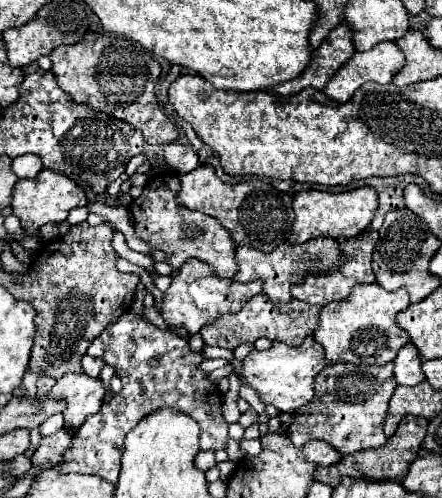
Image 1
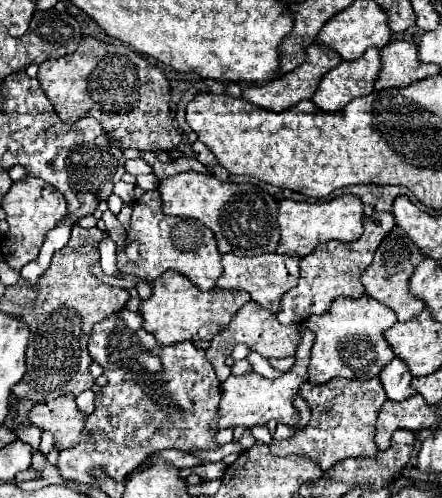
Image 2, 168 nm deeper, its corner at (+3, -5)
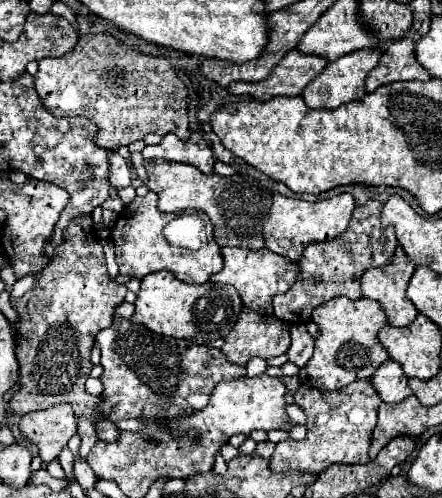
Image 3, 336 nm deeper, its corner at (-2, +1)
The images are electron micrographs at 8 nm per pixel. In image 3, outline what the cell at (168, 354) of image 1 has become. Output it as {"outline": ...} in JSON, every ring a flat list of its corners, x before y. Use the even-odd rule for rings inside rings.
{"outline":[[121,302,115,308,113,324,95,336,95,346,101,350,101,382,105,386,97,406,101,420,117,422,123,418,189,416,208,404,211,392,219,382,247,375,245,367,231,364,218,350,224,339,217,340,215,348,207,348,189,340,153,334,143,326,131,324,131,316,133,304]]}

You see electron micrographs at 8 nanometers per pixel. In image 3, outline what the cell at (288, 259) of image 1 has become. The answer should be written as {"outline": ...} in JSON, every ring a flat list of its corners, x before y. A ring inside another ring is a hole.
{"outline":[[221,248,223,256,223,270,211,276,211,282,223,282,235,286,239,292,243,304,263,316,273,314,271,298,275,294,287,292,291,284,297,280,297,264,287,260,285,256,279,256,275,252,269,252,267,248,261,250,243,250,243,248]]}

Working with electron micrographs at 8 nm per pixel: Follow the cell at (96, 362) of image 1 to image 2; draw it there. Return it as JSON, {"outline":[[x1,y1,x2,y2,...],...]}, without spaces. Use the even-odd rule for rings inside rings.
{"outline":[[92,390,82,392,82,394,76,398,76,404,80,406,80,410,82,410,82,412,92,414,92,410,94,410,94,392]]}

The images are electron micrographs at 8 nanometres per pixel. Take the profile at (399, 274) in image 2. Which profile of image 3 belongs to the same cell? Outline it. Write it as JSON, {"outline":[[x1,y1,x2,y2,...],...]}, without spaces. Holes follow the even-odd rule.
{"outline":[[397,248,391,264,371,268,361,276,363,298,379,302,391,326,409,326,417,316,415,306,405,296,413,272,415,264]]}

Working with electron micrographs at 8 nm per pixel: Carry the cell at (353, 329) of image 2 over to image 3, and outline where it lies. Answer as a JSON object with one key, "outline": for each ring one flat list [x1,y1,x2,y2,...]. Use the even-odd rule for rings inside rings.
{"outline":[[339,296,315,308,311,320,319,326,319,336,315,338,315,352,311,360,299,370,301,384,305,386,339,390,355,380,371,378,373,372,389,358,387,350,381,348,377,340,377,332,387,326,387,320,385,312,379,308,379,304,375,304,375,300,349,300]]}

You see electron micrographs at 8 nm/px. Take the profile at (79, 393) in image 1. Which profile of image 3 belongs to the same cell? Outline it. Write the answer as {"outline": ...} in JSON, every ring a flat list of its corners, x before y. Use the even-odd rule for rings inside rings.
{"outline":[[57,404,41,412,29,412,19,420,21,434,37,444,43,464,49,464,77,432,77,422,69,404]]}

